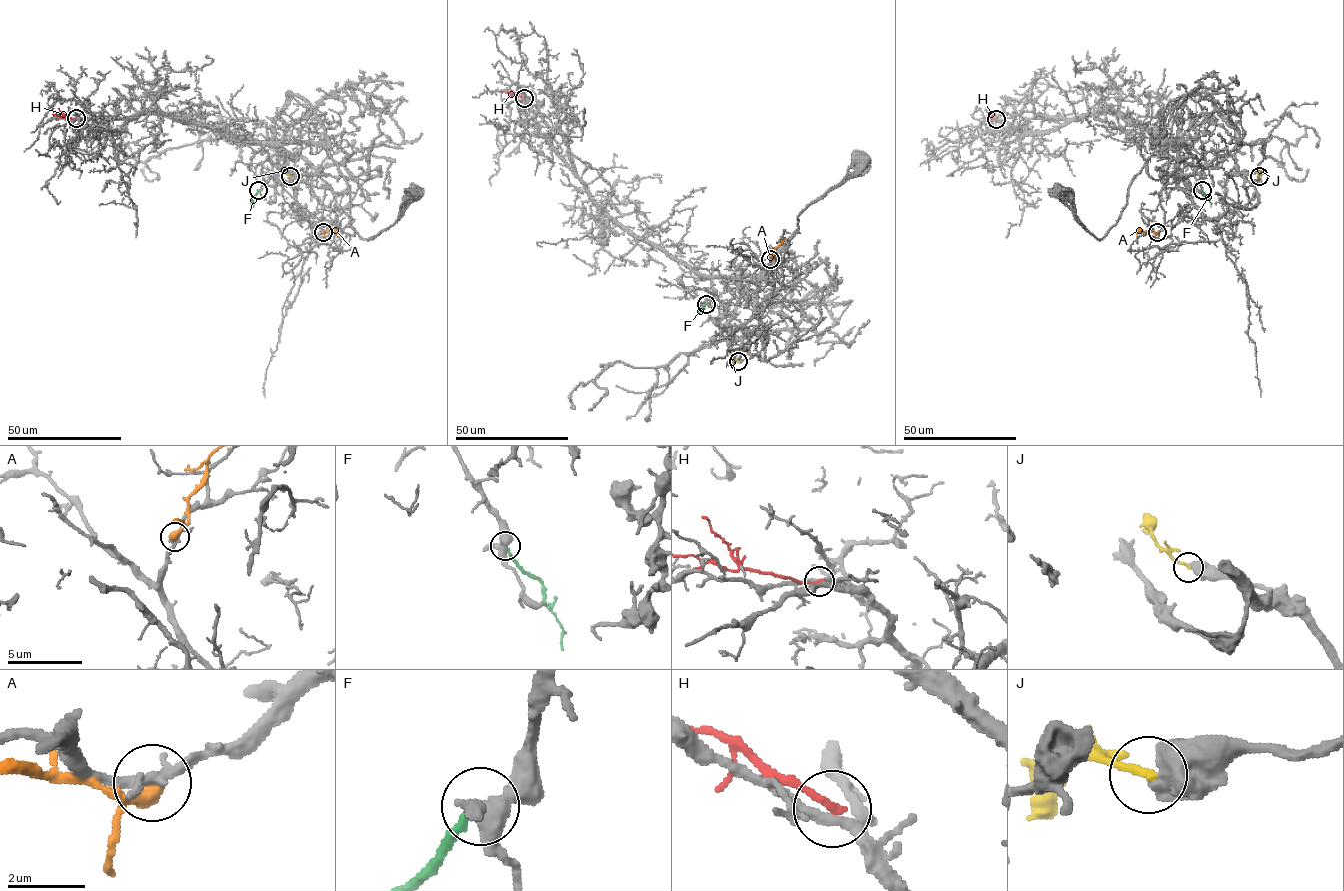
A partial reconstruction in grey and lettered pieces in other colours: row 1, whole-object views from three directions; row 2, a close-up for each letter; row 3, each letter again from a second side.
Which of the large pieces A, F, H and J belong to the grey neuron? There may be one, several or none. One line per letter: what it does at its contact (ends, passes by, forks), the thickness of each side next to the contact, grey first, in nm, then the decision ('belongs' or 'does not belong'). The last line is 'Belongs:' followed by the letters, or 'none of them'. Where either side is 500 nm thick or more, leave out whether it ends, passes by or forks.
A: it passes by | 220/320 nm | does not belong
F: it ends | 360/240 nm | belongs
H: it ends | 240/200 nm | does not belong
J: 600/200 nm | does not belong
Belongs: F

